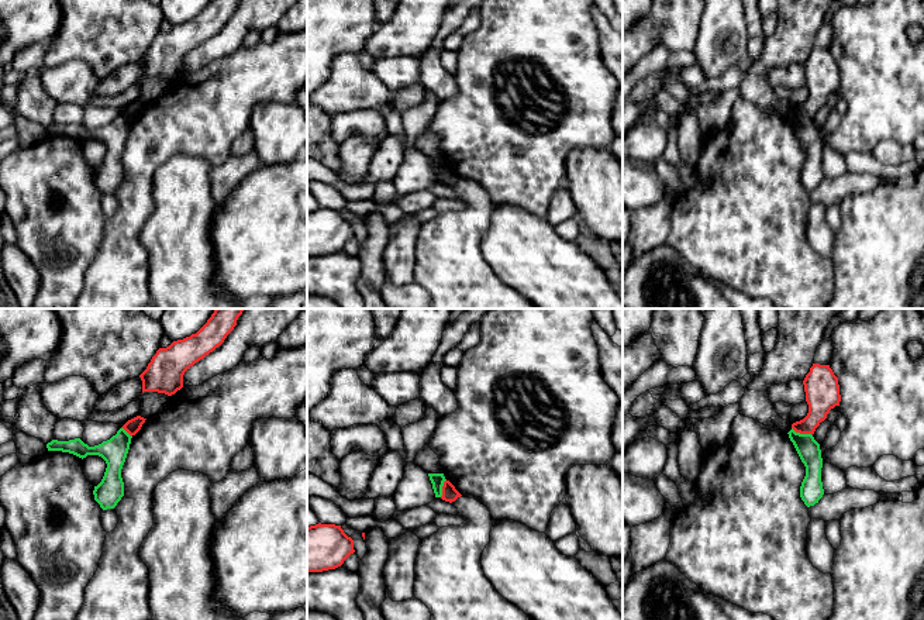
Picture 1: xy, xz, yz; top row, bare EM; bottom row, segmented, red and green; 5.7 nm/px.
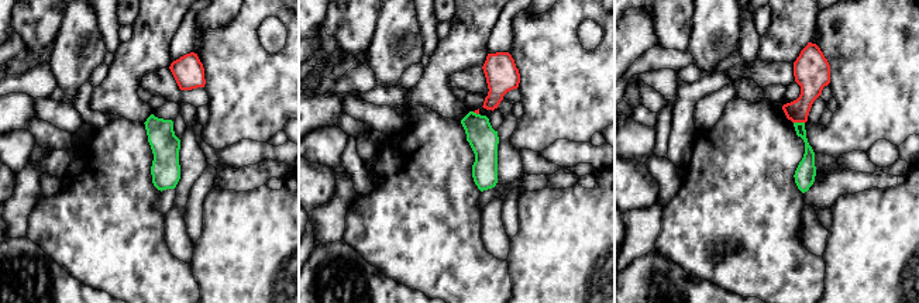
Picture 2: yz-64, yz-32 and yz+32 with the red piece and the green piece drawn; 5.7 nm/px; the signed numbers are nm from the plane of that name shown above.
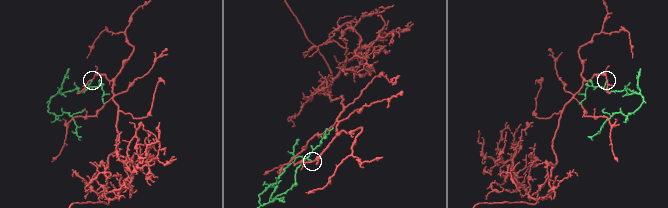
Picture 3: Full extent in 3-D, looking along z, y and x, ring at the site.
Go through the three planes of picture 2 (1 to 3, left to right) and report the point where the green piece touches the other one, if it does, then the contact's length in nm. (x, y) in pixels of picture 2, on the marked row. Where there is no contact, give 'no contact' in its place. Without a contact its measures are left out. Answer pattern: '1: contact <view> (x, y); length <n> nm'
1: no contact
2: contact yz-32 (475, 112); length 40 nm
3: contact yz+32 (799, 121); length 60 nm

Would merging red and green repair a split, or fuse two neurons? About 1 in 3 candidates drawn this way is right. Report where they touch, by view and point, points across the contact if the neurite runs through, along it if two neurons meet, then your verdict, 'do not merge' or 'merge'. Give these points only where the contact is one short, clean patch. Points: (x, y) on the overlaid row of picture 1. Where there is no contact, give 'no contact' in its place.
contact yz (802, 433); border yz (792, 427), (796, 431), (812, 436); do not merge

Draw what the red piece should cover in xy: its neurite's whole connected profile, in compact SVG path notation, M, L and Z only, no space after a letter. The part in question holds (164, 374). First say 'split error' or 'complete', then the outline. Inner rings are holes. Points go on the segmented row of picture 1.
complete; M216 309L196 334L159 348L139 375L142 393L158 392L172 396L180 390L185 372L224 342L244 310Z

